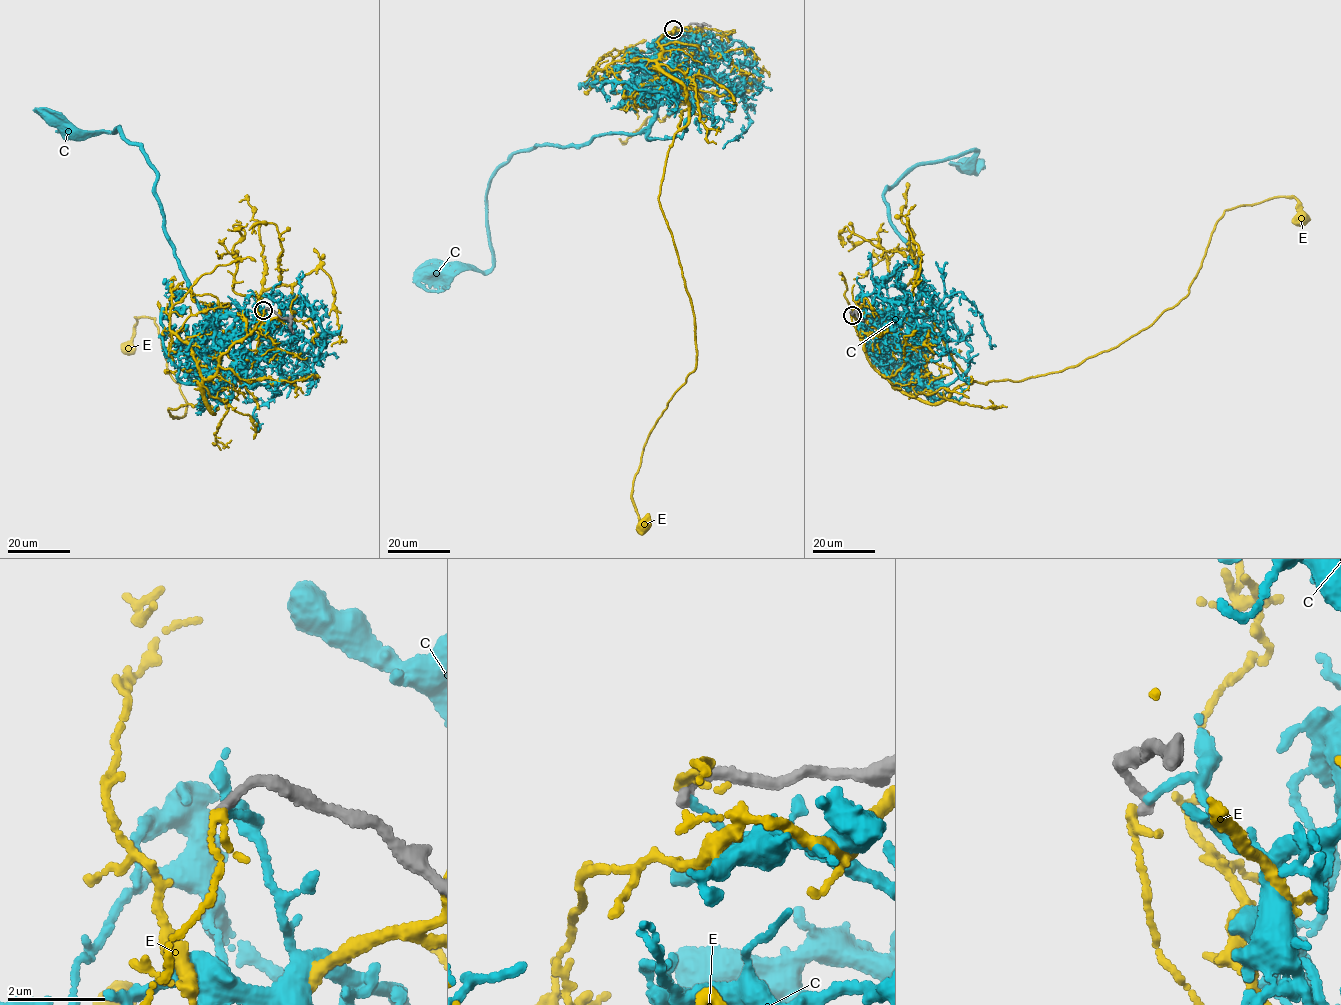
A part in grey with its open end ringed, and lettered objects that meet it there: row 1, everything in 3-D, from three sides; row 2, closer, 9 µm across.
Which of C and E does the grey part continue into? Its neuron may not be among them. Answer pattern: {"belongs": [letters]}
{"belongs": []}

